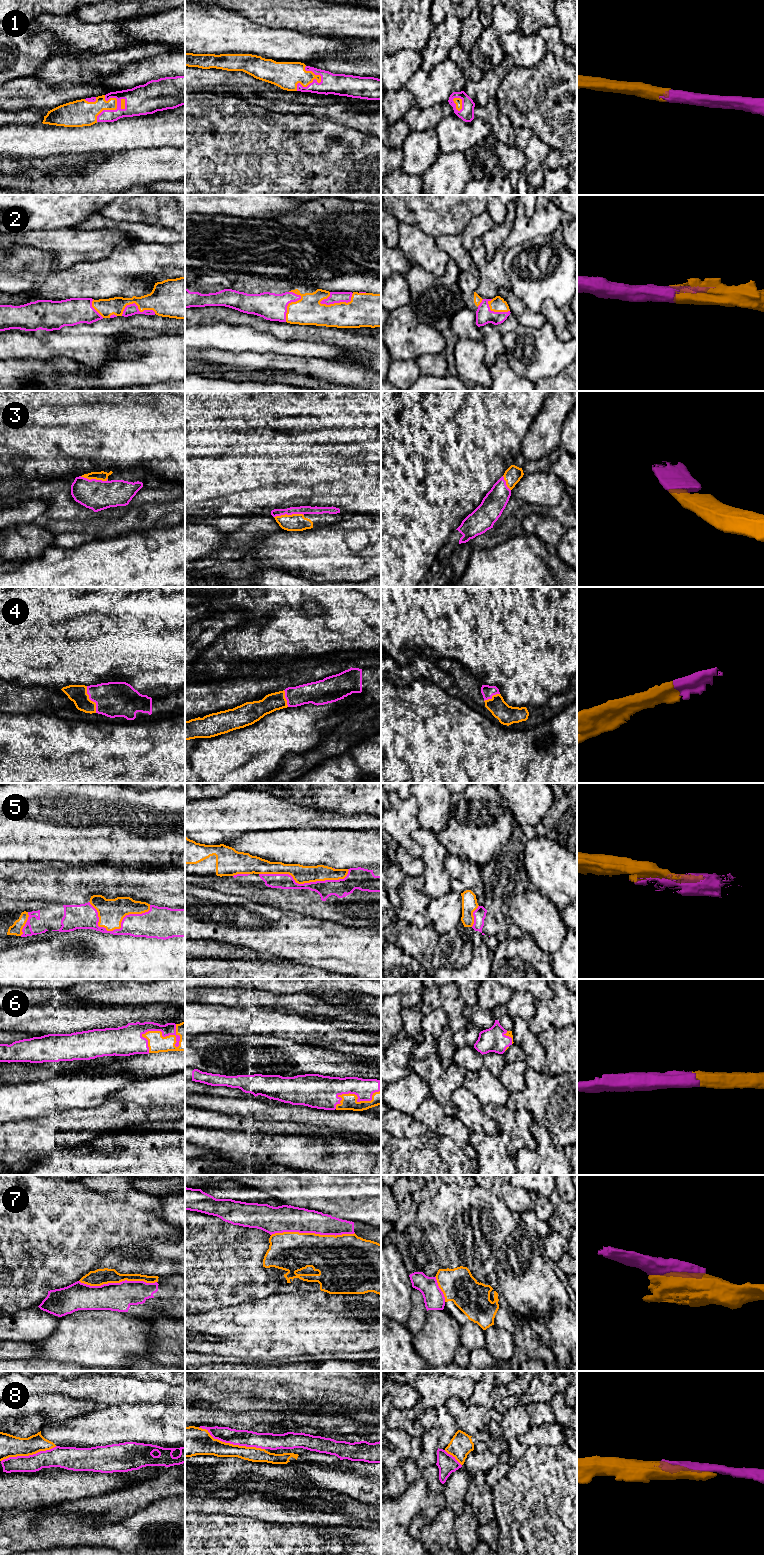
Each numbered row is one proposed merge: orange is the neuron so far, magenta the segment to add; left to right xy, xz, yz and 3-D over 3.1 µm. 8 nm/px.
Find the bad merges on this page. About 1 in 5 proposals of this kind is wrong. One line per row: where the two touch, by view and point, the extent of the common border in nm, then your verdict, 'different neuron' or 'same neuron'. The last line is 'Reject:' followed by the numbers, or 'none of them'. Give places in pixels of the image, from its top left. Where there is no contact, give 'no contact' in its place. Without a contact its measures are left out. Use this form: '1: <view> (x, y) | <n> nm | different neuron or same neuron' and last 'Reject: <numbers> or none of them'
1: xz (308, 84) | 240 nm | same neuron
2: xz (338, 303) | 280 nm | same neuron
3: xz (288, 515) | 240 nm | same neuron
4: xy (90, 700) | 240 nm | same neuron
5: xz (304, 882) | 750 nm | same neuron
6: xy (161, 1035) | 320 nm | same neuron
7: xz (312, 1233) | 650 nm | different neuron
8: xz (231, 1444) | 550 nm | different neuron
Reject: 7, 8

